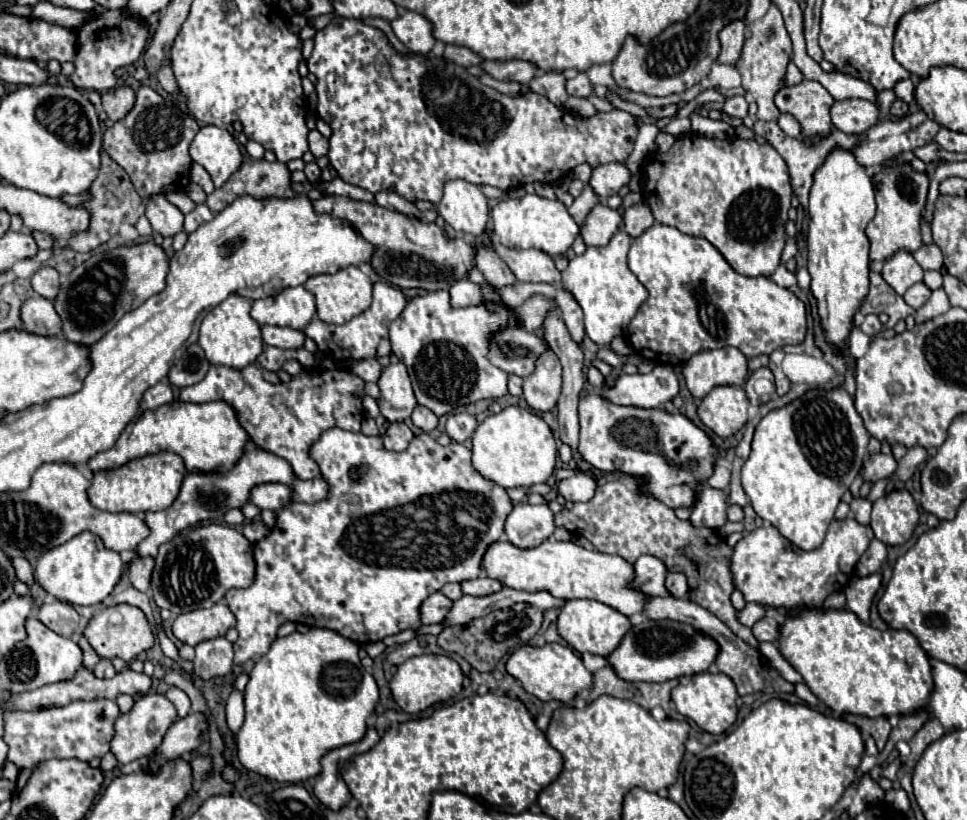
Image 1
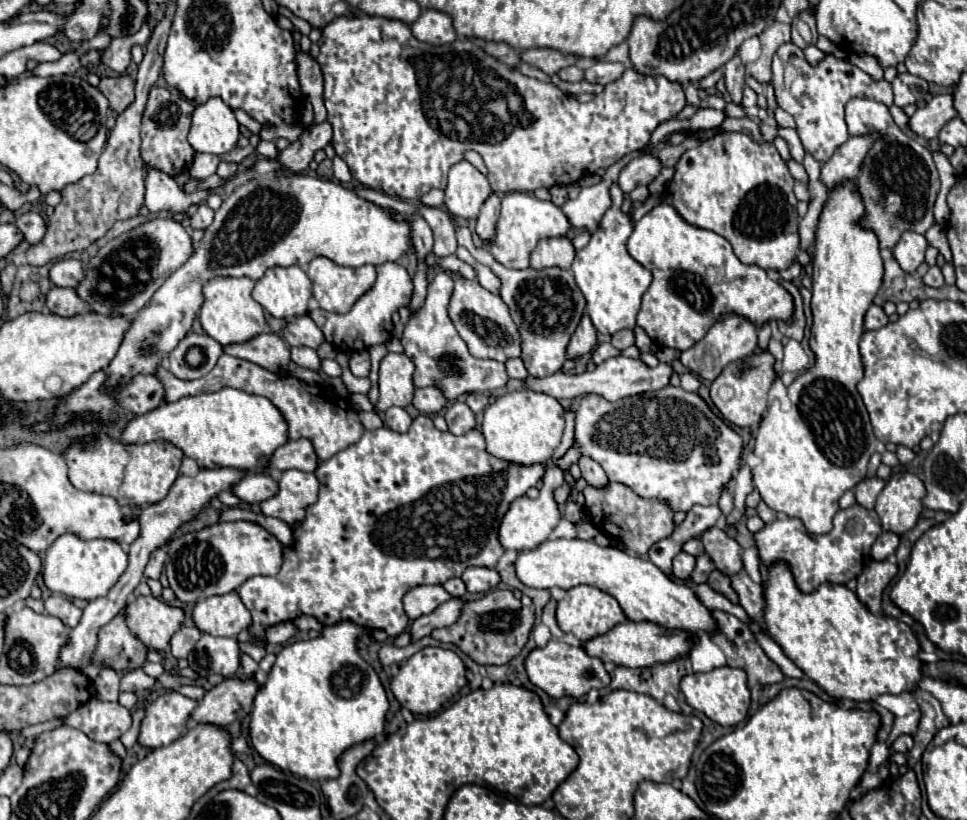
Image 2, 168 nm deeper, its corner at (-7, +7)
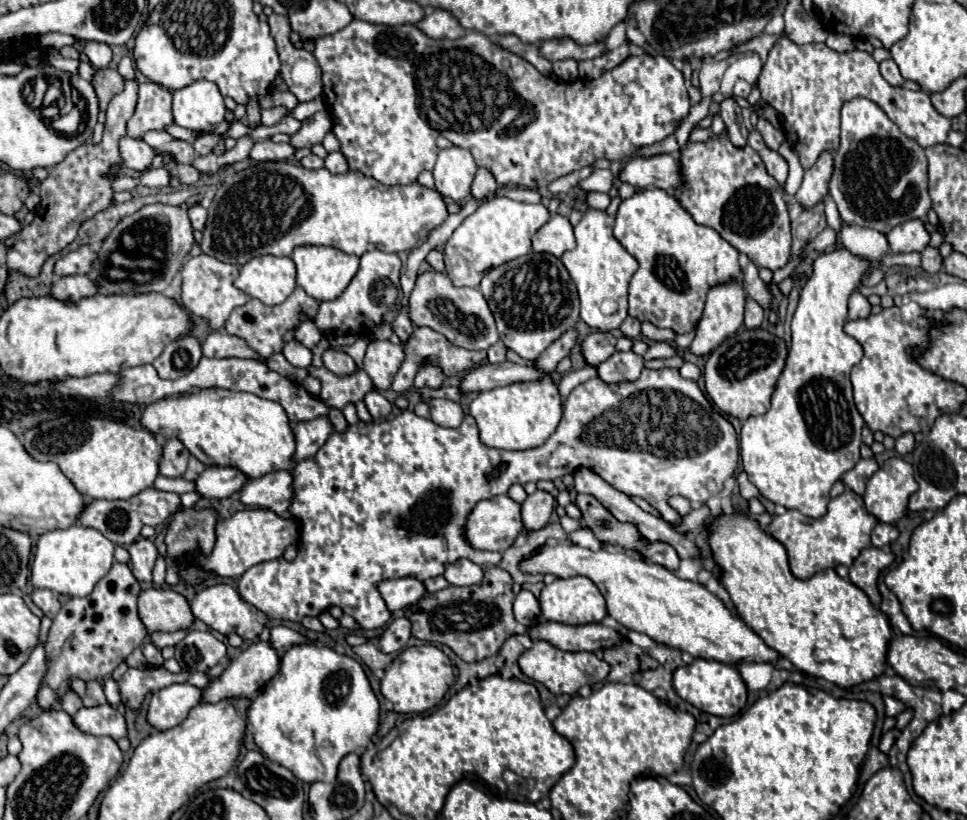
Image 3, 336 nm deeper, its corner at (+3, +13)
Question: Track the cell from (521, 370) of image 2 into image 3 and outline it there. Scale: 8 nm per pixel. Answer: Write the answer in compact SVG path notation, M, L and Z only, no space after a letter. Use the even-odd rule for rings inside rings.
M500 341L496 345L492 345L486 353L488 353L490 363L504 363L506 361L506 347Z

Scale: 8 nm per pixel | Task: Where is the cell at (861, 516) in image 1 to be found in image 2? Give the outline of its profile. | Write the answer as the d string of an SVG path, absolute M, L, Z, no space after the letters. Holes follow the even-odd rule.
M872 477L872 479L866 479L866 481L858 483L858 485L854 487L858 505L862 505L862 507L866 507L866 509L874 509L876 497L878 497L878 493L880 493L882 489L884 489L884 481L878 479L878 477Z

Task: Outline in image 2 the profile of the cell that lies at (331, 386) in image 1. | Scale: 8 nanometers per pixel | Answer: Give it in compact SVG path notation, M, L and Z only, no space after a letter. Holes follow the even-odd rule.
M226 353L218 359L216 367L200 379L182 381L182 379L170 375L170 371L164 371L164 367L158 367L156 377L162 379L162 383L166 383L166 399L168 401L178 401L188 395L212 393L212 391L220 391L224 387L234 387L234 389L270 399L280 409L282 417L288 423L288 439L308 439L314 445L318 463L328 461L332 455L342 451L342 447L356 443L358 435L362 435L362 431L364 431L358 411L354 411L352 405L346 399L338 397L328 385L304 383L296 377L278 375L278 373L266 371L264 367L260 367L256 363L250 363L246 359L238 359L238 357L232 357Z

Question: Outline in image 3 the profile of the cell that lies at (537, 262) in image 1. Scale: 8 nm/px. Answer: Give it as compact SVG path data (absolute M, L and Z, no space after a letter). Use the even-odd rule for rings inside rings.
M554 215L548 219L546 225L542 225L536 235L532 237L534 251L546 251L556 257L562 257L564 251L570 251L576 247L572 225L564 215Z

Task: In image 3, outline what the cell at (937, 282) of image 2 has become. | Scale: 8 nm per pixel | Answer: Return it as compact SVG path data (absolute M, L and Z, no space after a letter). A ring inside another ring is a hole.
M928 245L928 247L922 251L922 269L928 271L928 273L938 273L938 271L942 269L940 251L934 249L932 245Z

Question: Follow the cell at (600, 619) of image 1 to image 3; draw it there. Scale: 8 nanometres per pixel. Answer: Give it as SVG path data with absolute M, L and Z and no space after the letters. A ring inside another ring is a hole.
M588 577L554 579L540 593L542 617L570 625L600 623L606 617L606 603Z

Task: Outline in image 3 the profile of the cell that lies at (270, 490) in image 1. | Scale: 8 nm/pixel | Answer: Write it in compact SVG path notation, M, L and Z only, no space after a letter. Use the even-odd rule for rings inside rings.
M206 467L196 479L196 491L208 499L224 499L238 493L246 477L238 469L228 467Z

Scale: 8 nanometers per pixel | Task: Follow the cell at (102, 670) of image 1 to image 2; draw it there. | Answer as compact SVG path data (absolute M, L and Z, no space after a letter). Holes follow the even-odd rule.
M104 667L100 675L94 679L94 697L102 701L118 701L118 685L120 685L120 675L118 671Z

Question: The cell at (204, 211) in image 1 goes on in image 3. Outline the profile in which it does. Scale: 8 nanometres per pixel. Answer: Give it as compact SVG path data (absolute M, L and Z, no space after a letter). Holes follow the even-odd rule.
M190 205L190 207L188 207L188 213L190 213L190 221L192 221L194 229L196 229L196 231L202 231L204 225L206 225L208 211L206 211L202 205Z

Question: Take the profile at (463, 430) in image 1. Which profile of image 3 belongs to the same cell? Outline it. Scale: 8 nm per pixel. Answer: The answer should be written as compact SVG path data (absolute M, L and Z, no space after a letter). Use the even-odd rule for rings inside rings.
M430 399L430 419L440 427L458 427L464 419L462 407L450 399Z

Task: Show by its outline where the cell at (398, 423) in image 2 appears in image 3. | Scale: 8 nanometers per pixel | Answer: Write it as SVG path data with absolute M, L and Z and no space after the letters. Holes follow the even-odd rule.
M378 391L366 393L364 405L366 405L368 413L370 413L374 419L384 419L384 417L388 417L390 411L392 411L392 403L390 403L386 397L382 397Z

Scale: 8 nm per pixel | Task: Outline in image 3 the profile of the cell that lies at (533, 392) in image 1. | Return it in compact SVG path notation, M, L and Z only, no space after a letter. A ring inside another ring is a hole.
M530 251L514 261L490 269L480 291L496 319L500 339L522 359L534 361L562 333L572 329L580 317L578 291L562 261L550 253Z

